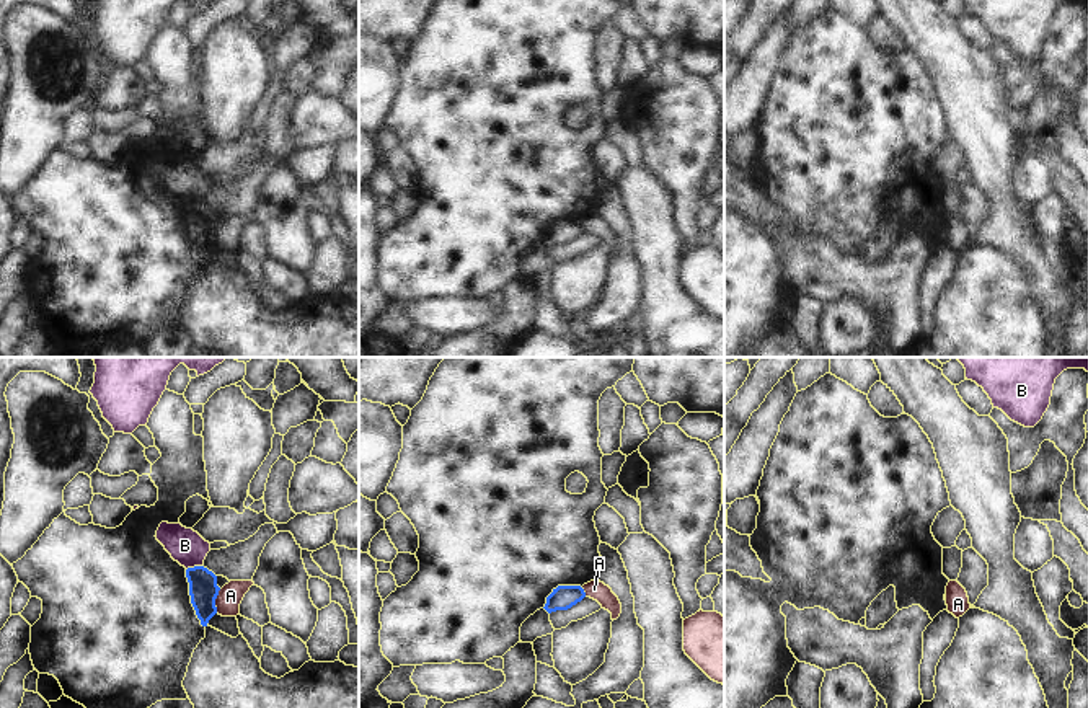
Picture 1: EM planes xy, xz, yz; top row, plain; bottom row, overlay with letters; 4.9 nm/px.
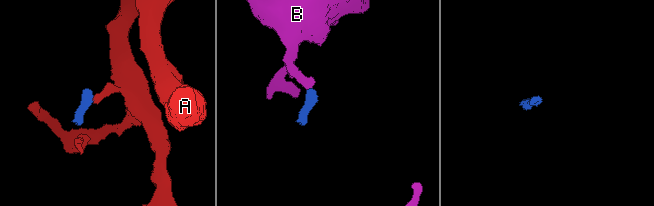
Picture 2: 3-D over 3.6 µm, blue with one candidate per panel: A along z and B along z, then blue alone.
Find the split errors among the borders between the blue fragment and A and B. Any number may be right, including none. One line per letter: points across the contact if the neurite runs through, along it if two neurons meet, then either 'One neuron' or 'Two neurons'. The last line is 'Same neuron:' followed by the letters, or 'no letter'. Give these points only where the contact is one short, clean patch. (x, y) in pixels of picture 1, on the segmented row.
A: Boundary: xy (221, 589), (216, 599), (216, 612). Two neurons
B: Boundary: xy (201, 565), (186, 570). Two neurons
Same neuron: no letter.

